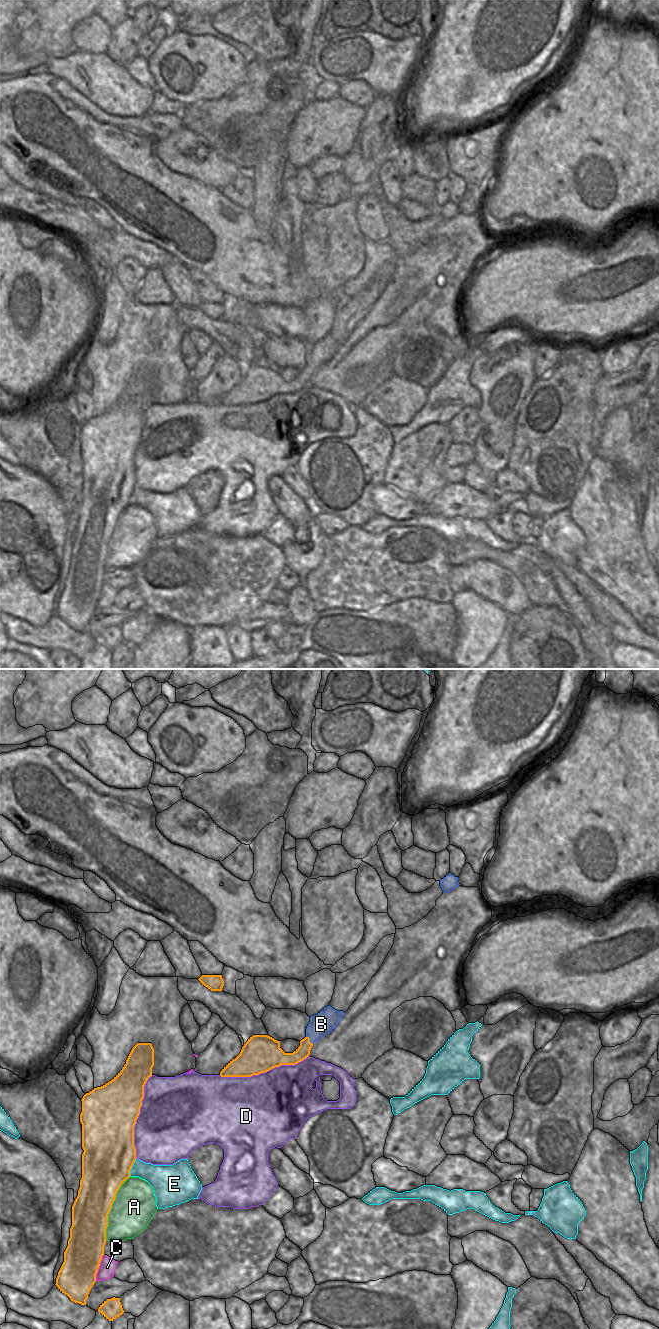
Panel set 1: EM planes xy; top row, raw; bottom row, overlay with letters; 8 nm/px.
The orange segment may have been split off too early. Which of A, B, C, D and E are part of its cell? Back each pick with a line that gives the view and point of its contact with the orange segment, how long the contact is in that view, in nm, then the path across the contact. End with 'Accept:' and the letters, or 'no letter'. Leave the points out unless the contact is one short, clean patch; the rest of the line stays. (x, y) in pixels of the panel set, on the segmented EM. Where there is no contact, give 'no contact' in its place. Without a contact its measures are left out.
Accept: no letter

